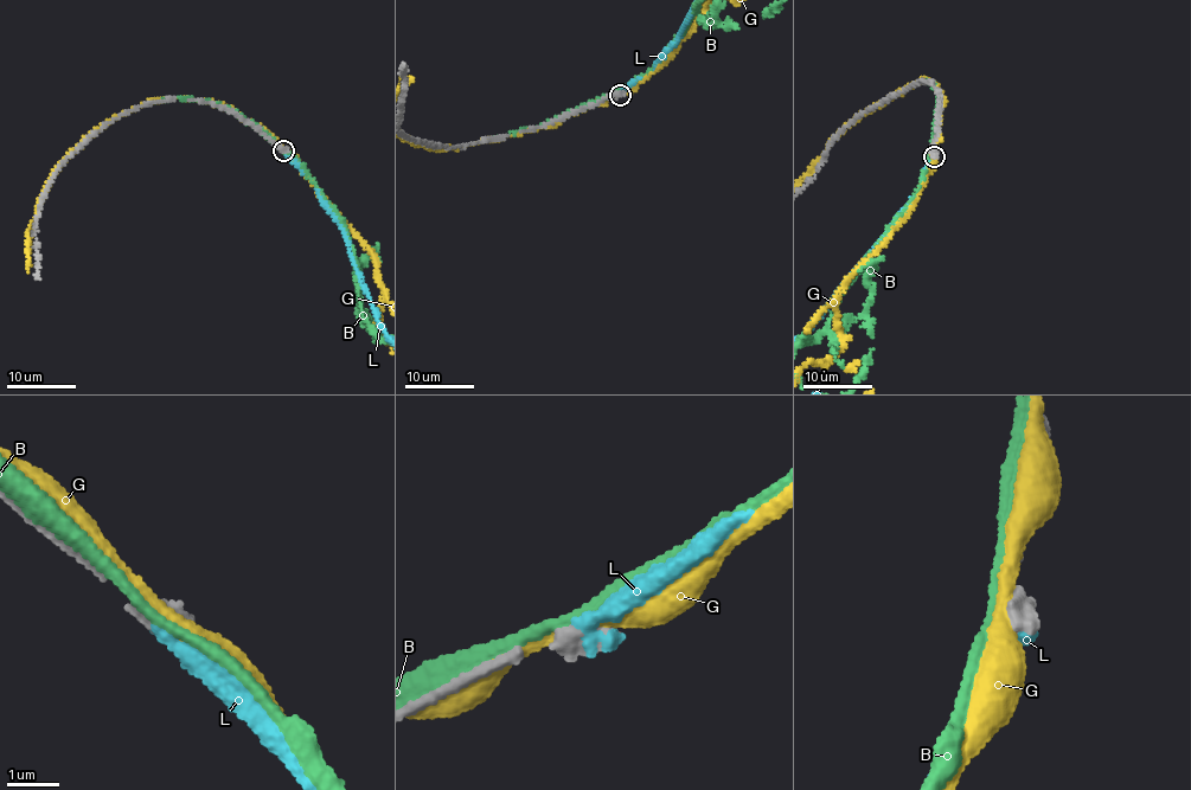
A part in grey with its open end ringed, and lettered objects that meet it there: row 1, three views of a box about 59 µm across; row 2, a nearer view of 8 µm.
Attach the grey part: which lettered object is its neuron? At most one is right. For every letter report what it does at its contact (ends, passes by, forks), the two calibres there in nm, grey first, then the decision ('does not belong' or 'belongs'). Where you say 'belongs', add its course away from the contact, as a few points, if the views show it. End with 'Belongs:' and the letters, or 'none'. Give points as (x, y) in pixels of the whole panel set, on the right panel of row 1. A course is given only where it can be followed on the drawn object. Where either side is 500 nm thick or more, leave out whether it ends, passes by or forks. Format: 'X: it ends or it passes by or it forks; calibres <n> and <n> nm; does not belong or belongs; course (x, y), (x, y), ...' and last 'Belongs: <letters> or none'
B: calibres 550 and 200 nm; does not belong
G: calibres 550 and 320 nm; does not belong
L: calibres 550 and 340 nm; belongs
Belongs: L

